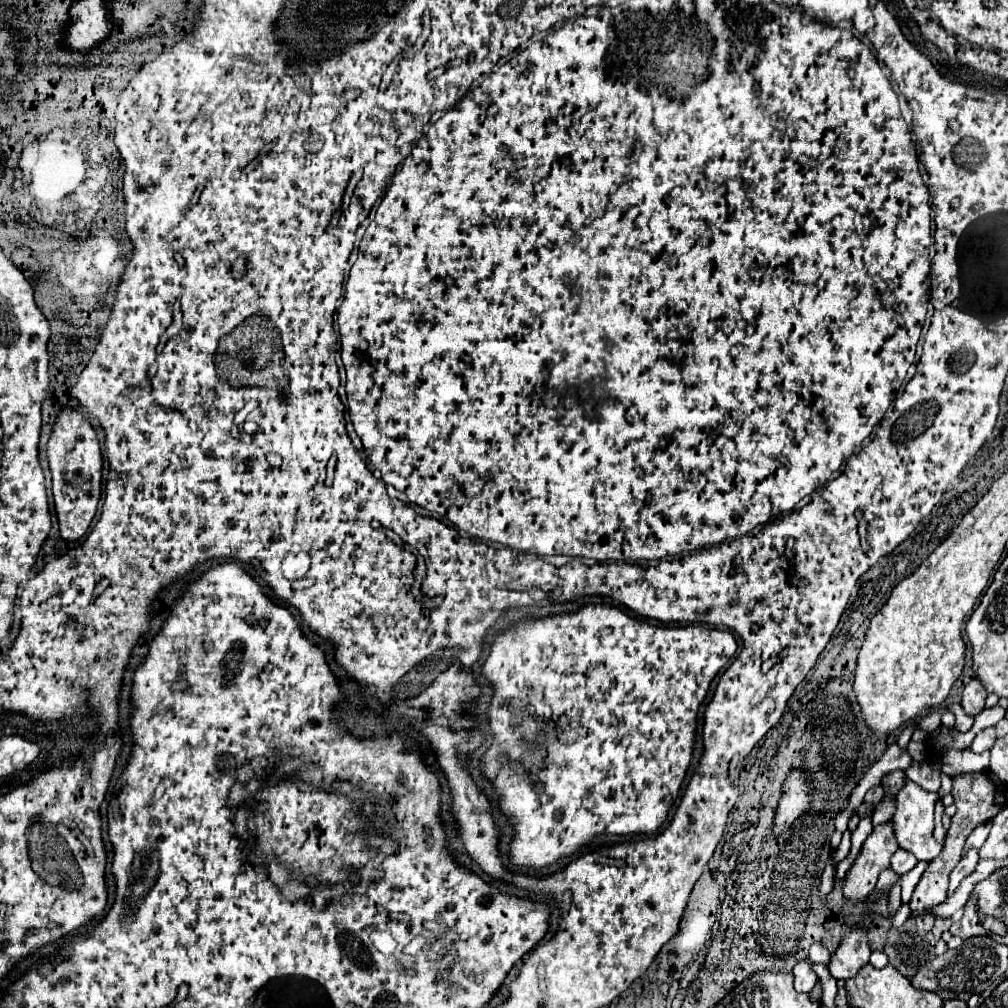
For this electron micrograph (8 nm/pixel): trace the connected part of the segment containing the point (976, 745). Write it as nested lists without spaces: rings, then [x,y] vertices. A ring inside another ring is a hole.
[[[988,727],[974,737],[974,741],[970,745],[970,751],[984,753],[984,751],[990,751],[994,747],[994,743],[996,743],[996,731],[994,731],[994,727]]]

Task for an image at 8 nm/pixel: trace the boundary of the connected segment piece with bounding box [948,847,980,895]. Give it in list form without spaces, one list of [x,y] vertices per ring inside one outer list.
[[[970,847],[966,853],[964,853],[964,857],[960,859],[960,863],[954,867],[954,871],[950,873],[950,889],[948,889],[948,895],[950,893],[954,893],[954,889],[960,885],[960,881],[964,879],[964,877],[968,877],[974,869],[976,869],[976,865],[978,865],[978,849],[974,849],[974,847]]]

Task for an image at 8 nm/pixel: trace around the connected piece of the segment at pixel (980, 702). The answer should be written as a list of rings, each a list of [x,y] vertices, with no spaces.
[[[978,679],[970,681],[966,687],[964,687],[964,693],[962,693],[962,709],[966,711],[966,715],[970,717],[976,717],[986,705],[986,689],[982,687],[982,683]]]

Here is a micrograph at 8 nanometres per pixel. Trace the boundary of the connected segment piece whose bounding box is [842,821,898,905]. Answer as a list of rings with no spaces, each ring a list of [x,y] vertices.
[[[890,821],[876,825],[870,837],[864,841],[862,851],[846,873],[842,893],[852,905],[864,903],[874,891],[878,875],[890,867],[890,857],[898,849]]]

